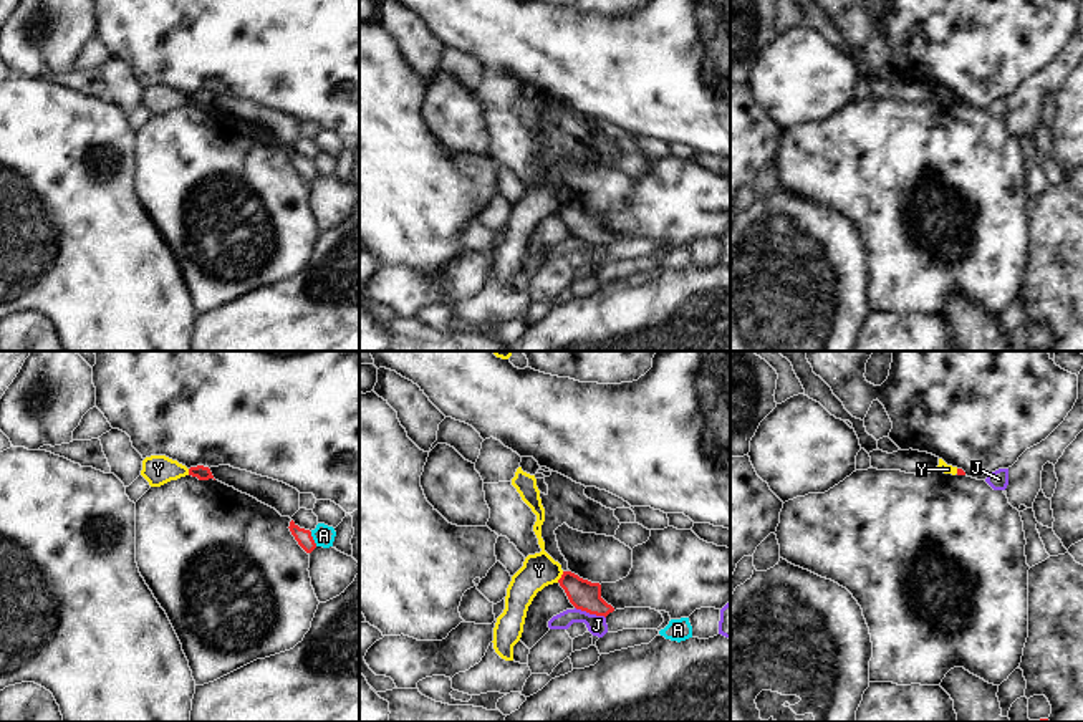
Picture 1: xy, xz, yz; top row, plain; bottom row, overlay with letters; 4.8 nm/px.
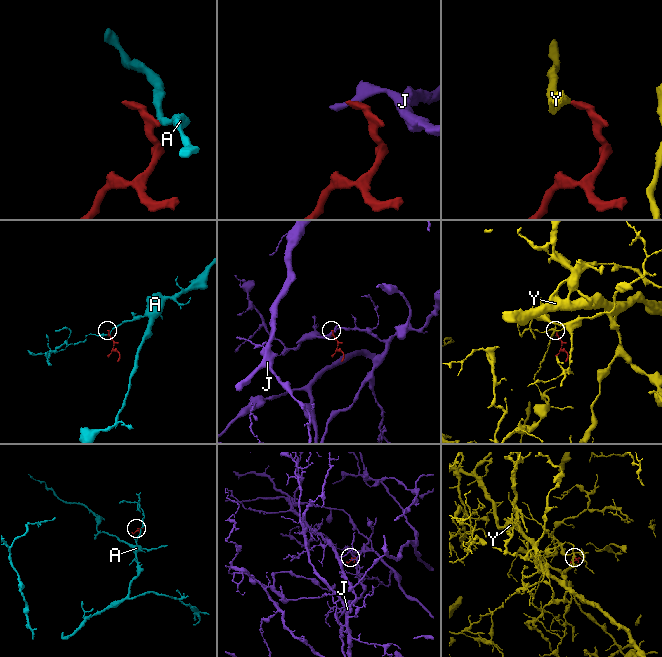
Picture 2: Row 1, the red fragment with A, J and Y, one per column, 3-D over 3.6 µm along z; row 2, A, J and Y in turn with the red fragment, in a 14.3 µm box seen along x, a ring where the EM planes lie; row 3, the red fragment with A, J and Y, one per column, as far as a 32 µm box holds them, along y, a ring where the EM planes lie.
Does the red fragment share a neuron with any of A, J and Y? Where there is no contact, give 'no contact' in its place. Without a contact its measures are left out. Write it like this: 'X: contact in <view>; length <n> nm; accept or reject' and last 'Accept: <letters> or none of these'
A: contact in xy; length 80 nm; reject
J: contact in xz; length 160 nm; reject
Y: contact in xz; length 70 nm; reject
Accept: none of these

